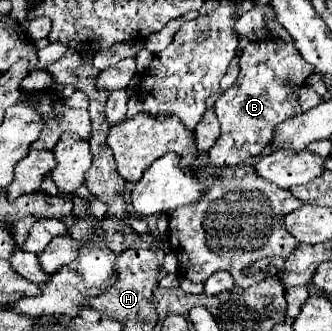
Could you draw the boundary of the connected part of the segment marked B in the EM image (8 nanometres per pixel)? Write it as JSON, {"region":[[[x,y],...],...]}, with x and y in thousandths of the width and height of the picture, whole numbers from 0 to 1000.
{"region":[[[849,121],[747,133],[723,169],[723,224],[711,248],[651,302],[645,320],[663,369],[663,411],[627,459],[633,495],[663,508],[675,508],[675,495],[717,502],[753,471],[789,465],[825,411],[825,381],[910,338],[880,266],[861,260],[861,242],[916,254],[940,218],[946,205],[934,205],[934,193],[892,157],[880,133],[855,133]]]}

